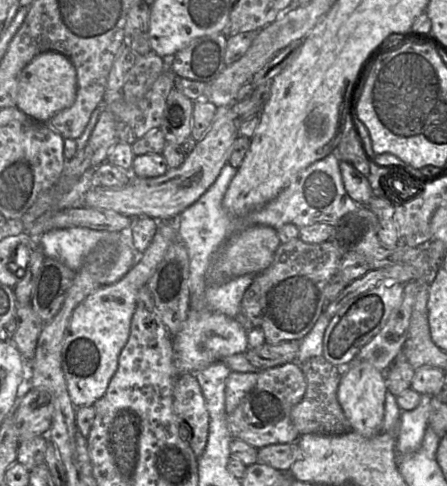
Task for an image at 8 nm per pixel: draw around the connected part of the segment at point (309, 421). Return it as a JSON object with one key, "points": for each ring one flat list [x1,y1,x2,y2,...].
{"points":[[323,355,310,358,302,365,306,380,306,391,302,400,291,410,291,420,300,435,328,434,338,435,352,430,338,401,338,387,342,378,342,369,328,362]]}

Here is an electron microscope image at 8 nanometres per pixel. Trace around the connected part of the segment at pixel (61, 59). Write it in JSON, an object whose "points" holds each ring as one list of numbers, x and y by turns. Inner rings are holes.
{"points":[[47,51,34,57,18,78,16,107,41,123,47,123,56,113,70,107,76,98,77,75,72,62,63,54]]}

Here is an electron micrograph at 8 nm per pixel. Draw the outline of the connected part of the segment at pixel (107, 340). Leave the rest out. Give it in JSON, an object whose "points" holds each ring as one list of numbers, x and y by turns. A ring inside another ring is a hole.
{"points":[[173,221,159,222,151,243,139,255,139,260,129,272,111,285,101,285,74,309,62,341,61,366,75,408,94,406,104,396,117,370,120,352,129,337,137,294,147,284,176,238,176,225]]}

